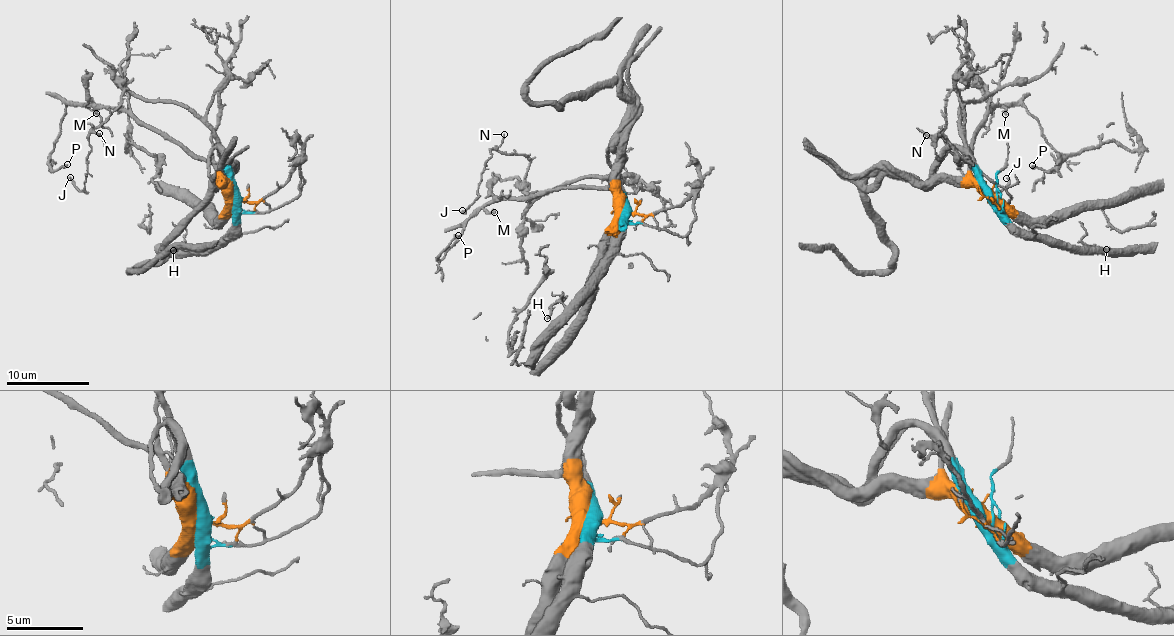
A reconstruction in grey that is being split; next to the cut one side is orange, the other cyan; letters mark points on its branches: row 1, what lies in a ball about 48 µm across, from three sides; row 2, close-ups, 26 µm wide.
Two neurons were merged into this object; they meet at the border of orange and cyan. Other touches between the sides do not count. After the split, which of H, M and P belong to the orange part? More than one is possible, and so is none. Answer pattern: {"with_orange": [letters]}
{"with_orange": ["M", "P"]}

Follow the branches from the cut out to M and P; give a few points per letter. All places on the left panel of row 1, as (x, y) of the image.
M: (231, 195), (231, 186), (217, 170), (141, 126), (125, 112), (86, 103), (95, 114)
P: (231, 195), (211, 163), (111, 107), (66, 106), (48, 164), (54, 170), (67, 164)

